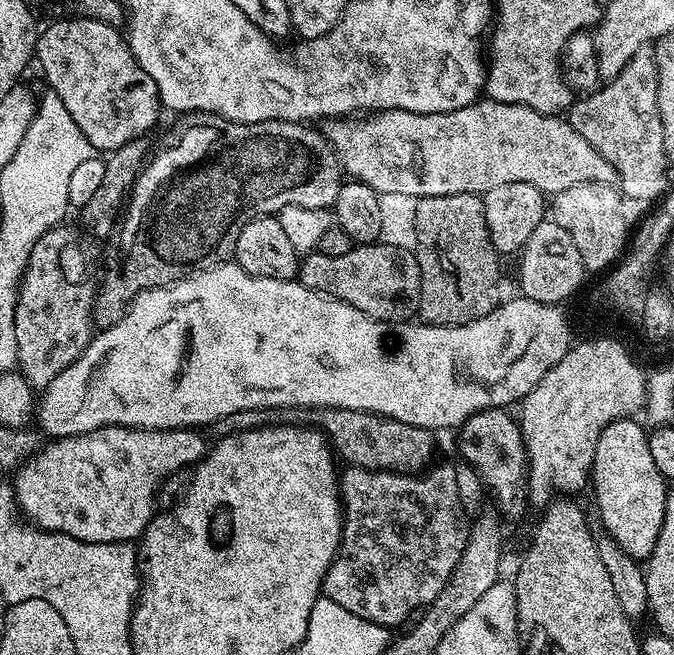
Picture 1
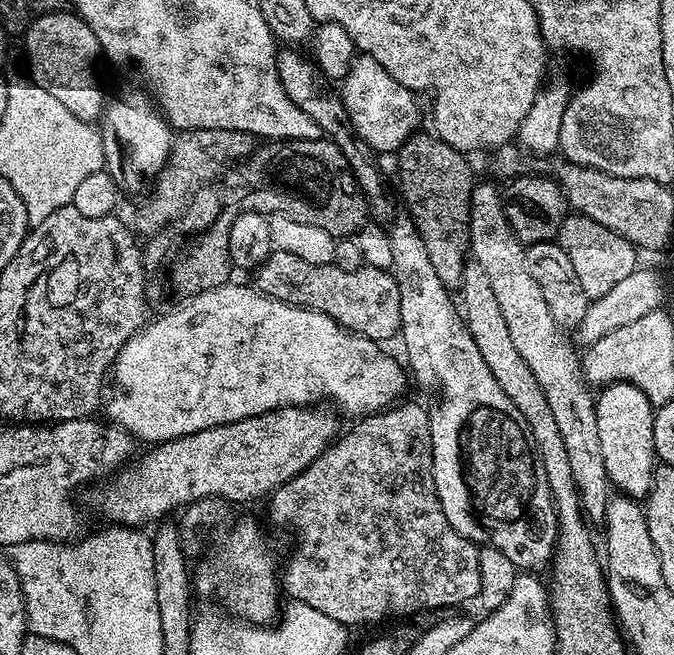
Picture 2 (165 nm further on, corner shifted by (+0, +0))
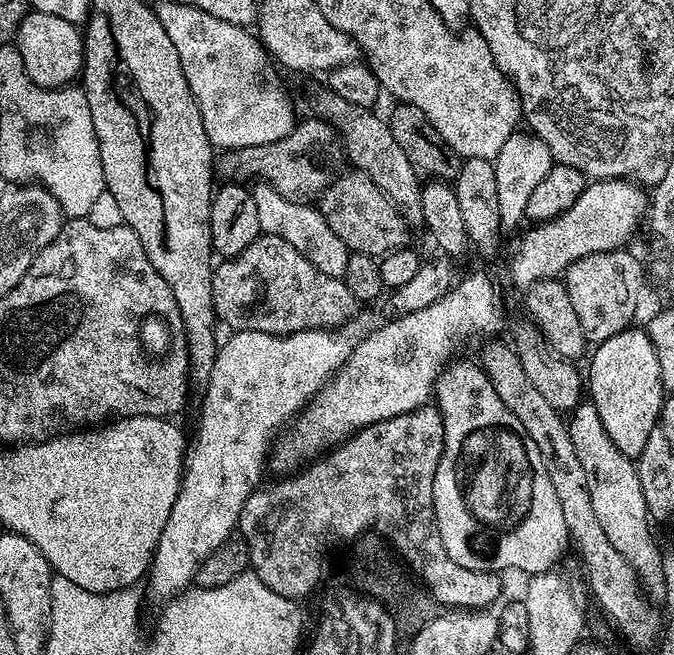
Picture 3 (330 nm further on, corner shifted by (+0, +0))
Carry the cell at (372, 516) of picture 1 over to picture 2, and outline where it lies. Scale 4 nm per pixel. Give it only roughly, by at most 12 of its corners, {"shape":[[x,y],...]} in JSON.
{"shape":[[430,412],[355,421],[271,493],[289,601],[345,626],[475,601]]}

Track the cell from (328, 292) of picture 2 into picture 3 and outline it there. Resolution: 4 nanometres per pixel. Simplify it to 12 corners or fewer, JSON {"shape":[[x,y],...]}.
{"shape":[[286,238],[212,274],[229,329],[338,328],[358,301]]}

